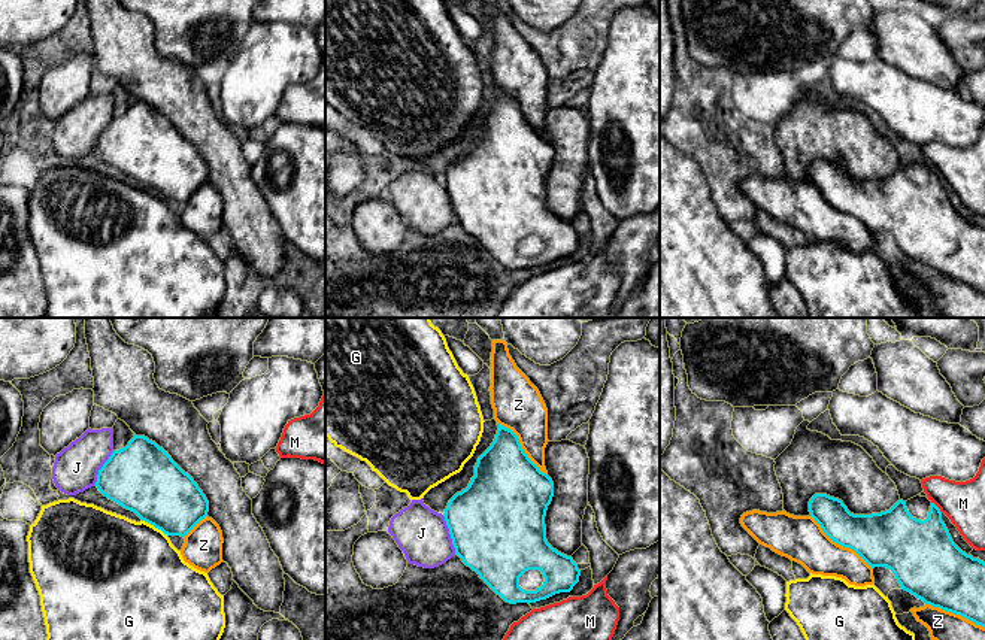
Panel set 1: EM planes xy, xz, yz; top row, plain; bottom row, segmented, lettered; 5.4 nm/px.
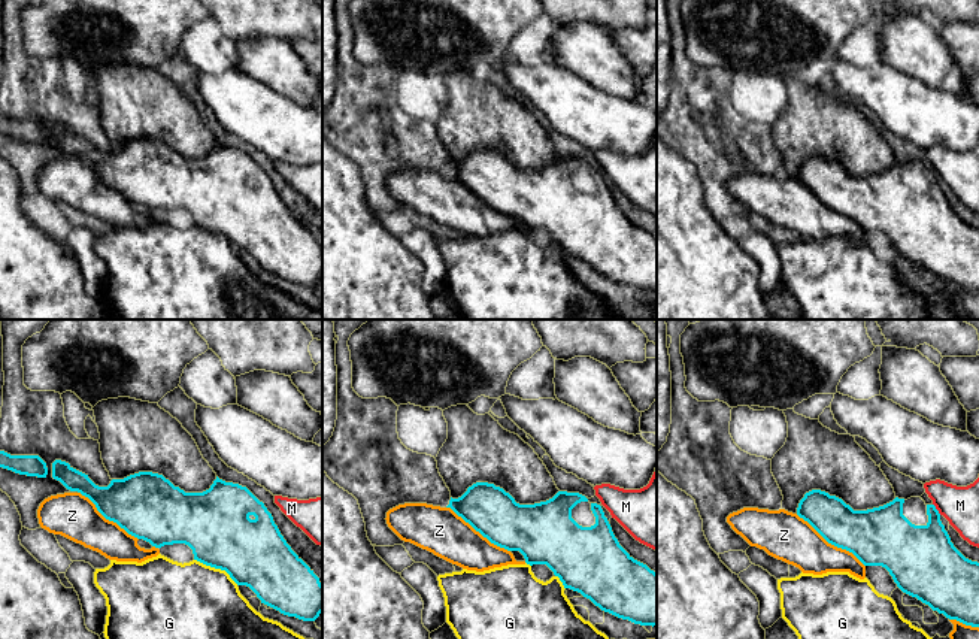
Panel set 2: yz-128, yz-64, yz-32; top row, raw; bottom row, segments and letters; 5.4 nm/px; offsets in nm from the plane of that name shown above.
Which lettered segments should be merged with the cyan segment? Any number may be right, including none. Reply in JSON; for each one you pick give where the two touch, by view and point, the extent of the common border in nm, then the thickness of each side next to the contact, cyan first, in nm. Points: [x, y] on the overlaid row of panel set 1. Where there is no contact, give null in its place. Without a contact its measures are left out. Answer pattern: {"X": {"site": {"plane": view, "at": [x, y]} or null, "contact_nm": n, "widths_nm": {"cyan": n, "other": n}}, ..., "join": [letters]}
{"Z": {"site": {"plane": "yz", "at": [840, 545]}, "contact_nm": 440, "widths_nm": {"cyan": 300, "other": 240}}, "join": ["Z"]}

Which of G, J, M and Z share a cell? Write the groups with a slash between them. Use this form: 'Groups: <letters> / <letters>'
Groups: G / J / M / Z

